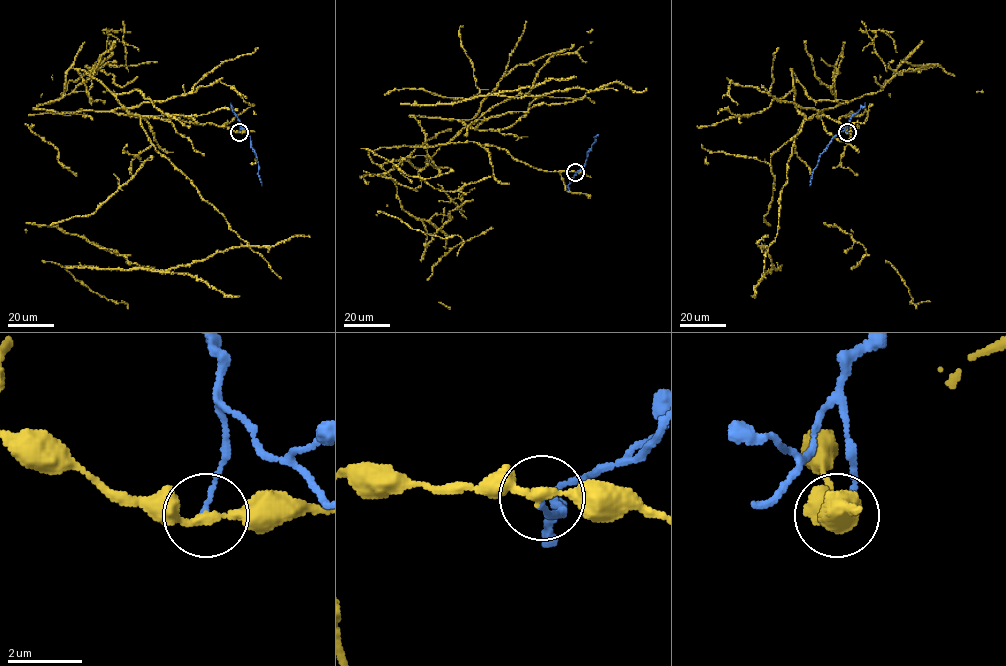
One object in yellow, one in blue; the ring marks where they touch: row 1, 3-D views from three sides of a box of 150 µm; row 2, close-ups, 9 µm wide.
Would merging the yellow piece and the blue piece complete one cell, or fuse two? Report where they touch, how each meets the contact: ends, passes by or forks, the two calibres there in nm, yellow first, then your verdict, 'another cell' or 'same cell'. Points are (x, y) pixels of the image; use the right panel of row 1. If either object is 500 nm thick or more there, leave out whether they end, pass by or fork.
place (847, 132); yellow passes by; blue ends; calibres 220 and 150 nm; another cell

